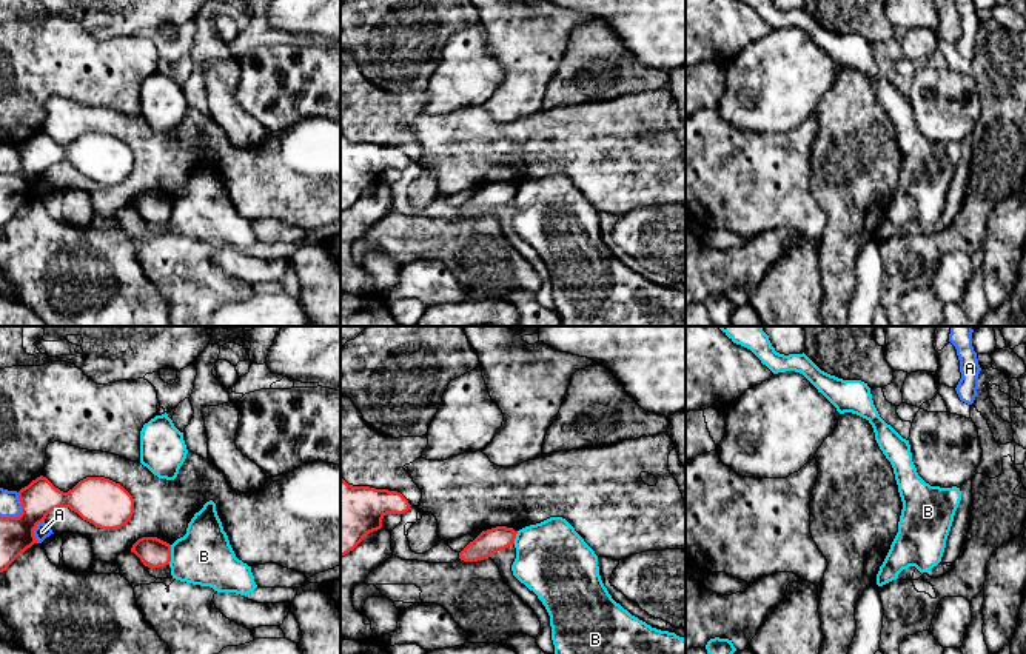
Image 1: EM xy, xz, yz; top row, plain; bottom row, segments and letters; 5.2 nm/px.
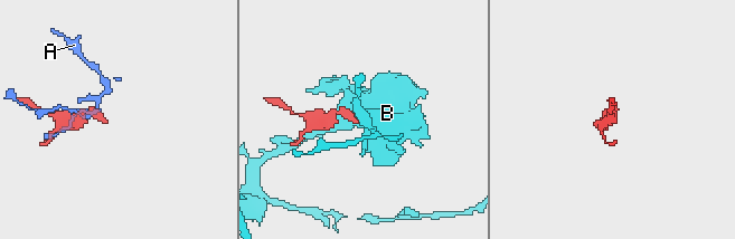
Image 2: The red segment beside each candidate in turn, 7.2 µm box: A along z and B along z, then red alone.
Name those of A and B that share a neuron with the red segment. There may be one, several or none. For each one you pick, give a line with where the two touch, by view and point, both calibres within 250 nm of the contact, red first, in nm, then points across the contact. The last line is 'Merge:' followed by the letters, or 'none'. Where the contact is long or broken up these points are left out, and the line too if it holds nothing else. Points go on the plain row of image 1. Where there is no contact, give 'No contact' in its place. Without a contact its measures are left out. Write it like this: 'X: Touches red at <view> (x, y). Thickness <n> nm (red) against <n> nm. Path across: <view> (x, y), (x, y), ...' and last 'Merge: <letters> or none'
Merge: none

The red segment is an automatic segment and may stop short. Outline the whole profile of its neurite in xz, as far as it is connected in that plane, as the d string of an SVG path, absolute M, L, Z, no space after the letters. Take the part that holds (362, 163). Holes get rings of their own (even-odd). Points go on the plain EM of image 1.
M340 132L340 211L353 206L367 189L381 185L387 169L404 169L410 162L397 146L353 142Z

